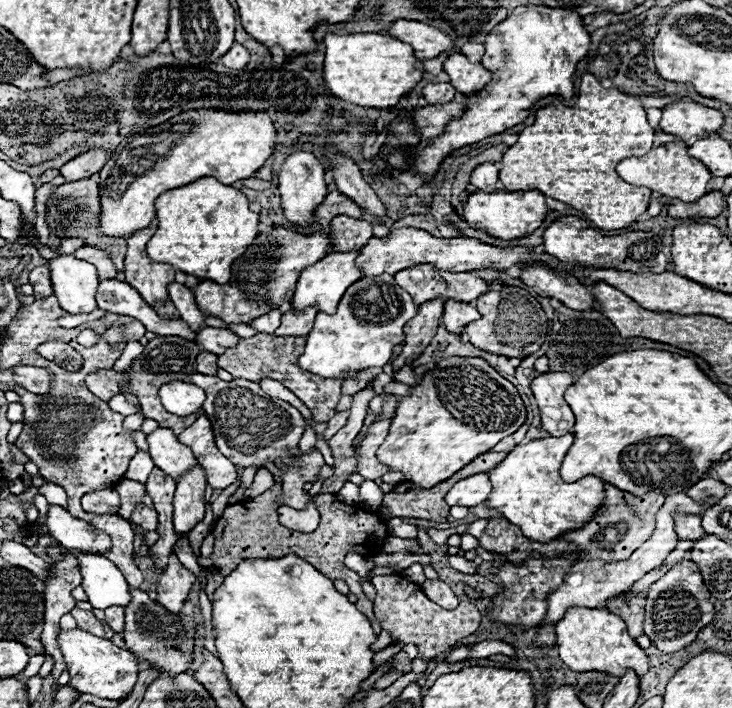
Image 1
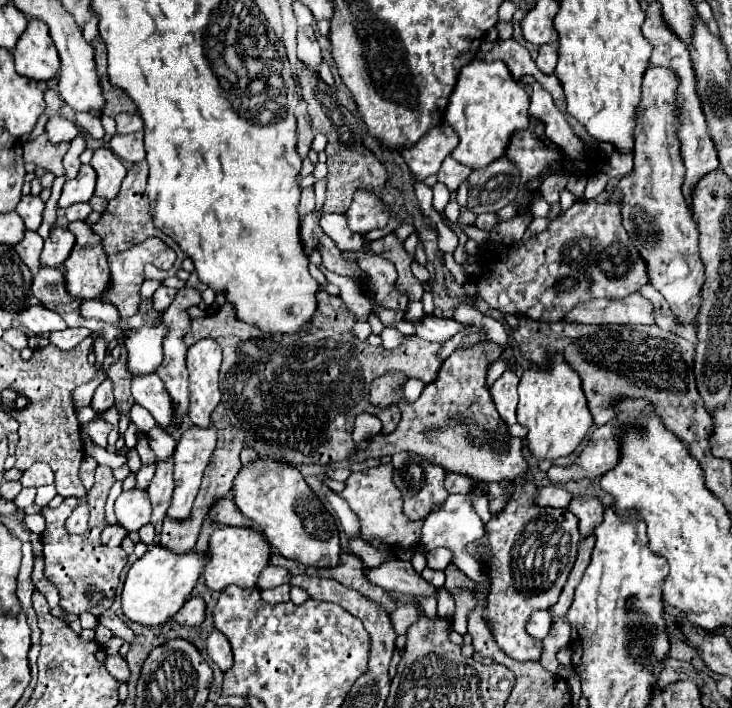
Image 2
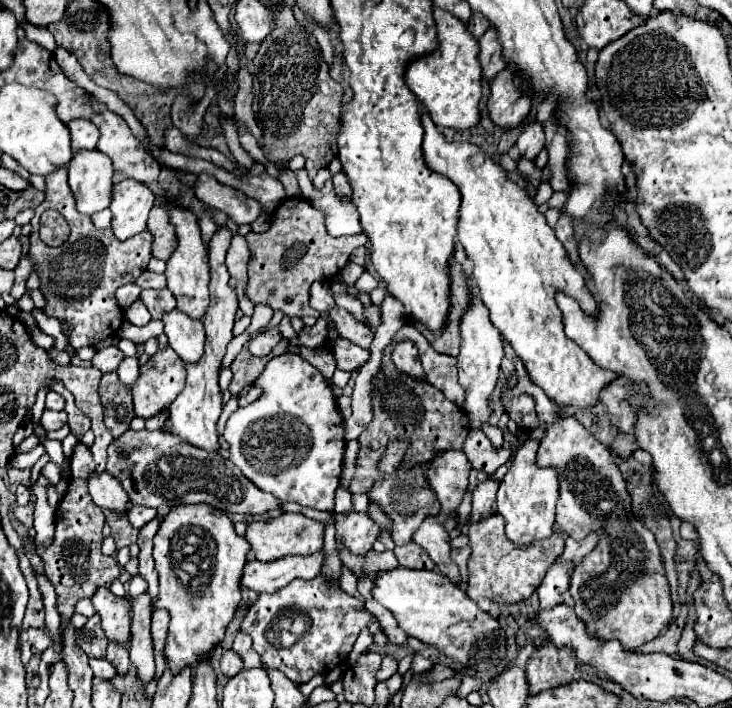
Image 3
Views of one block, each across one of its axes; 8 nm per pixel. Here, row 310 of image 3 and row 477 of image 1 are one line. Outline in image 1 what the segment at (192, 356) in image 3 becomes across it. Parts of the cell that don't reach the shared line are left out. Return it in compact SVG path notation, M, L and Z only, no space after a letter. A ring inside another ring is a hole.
M158 428L156 432L152 432L148 436L148 444L154 464L174 480L178 480L182 474L186 474L198 464L192 450L180 444L176 436L166 428Z

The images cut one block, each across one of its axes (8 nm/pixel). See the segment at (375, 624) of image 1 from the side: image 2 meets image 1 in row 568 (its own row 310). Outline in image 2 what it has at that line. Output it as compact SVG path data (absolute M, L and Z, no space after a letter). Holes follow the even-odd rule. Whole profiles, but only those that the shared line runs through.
M336 298L336 302L318 302L318 312L308 330L294 336L260 332L256 326L238 320L232 304L224 304L218 312L192 320L192 330L184 337L185 344L190 347L200 339L212 338L220 344L224 354L220 368L222 400L212 414L218 442L204 470L190 518L180 522L164 518L160 546L166 546L174 554L184 554L194 548L210 506L232 488L232 480L240 470L240 450L244 446L252 446L260 456L274 456L292 466L326 466L344 462L356 452L352 426L360 412L380 416L382 434L396 430L400 410L396 406L376 408L366 398L372 380L386 372L402 370L410 378L420 378L426 384L434 382L442 364L436 356L440 344L408 336L394 350L386 350L360 342L352 332L354 324L356 316L346 312L340 298Z

